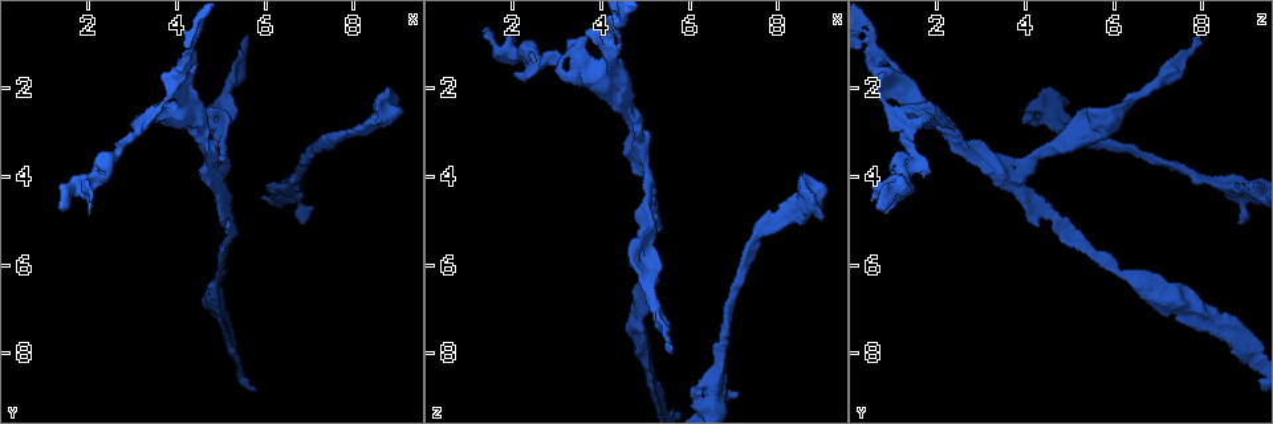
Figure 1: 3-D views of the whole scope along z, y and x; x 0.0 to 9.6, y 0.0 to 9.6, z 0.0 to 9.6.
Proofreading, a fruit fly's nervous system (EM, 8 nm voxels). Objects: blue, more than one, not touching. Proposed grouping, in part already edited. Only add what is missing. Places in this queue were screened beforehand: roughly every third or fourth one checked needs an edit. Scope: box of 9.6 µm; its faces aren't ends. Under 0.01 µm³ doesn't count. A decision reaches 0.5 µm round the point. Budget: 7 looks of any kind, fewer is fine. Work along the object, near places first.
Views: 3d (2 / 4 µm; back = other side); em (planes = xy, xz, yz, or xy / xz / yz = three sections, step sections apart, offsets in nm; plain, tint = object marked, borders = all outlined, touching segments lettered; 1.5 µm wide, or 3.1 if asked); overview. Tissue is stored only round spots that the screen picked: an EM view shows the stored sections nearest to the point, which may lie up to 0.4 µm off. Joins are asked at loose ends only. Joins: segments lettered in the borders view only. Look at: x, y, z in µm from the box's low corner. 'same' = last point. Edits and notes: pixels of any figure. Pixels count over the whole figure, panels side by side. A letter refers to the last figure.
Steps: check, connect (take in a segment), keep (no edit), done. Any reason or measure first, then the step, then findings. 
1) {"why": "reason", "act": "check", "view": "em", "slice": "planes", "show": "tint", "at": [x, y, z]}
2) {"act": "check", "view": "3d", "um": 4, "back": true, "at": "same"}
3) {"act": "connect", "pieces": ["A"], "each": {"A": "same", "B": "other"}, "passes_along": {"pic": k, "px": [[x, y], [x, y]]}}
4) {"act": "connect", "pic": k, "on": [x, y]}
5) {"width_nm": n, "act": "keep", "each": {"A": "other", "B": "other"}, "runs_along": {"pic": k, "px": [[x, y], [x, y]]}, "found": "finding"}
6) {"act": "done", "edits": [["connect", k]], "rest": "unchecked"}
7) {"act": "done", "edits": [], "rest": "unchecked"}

{"why": "an open end", "act": "check", "view": "em", "slice": "yz", "step": 8, "show": "borders", "at": [4.45, 1.15, 0.75]}

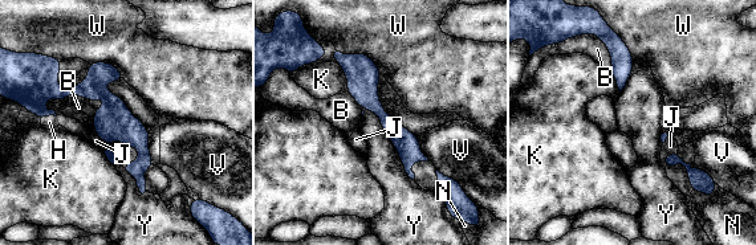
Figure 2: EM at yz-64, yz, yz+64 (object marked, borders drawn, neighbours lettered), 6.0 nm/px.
{"act": "check", "view": "em", "slice": "planes", "show": "borders", "at": "same"}

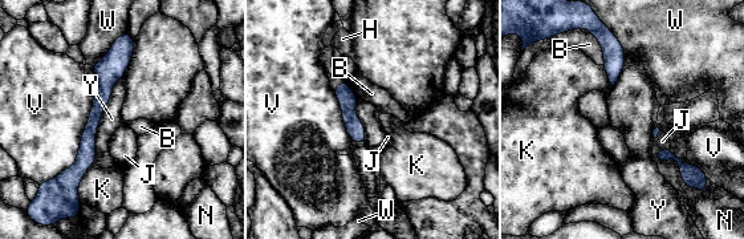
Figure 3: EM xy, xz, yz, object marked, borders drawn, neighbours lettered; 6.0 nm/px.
{"act": "keep", "each": {"B": "other", "H": "other", "J": "other", "K": "other", "N": "other", "V": "other", "W": "other", "Y": "other"}, "runs_along": {"pic": 3, "px": [[127, 47], [108, 71], [74, 181]]}, "found": "no lettered segment goes on from it"}

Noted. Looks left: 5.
{"why": "free end", "act": "check", "view": "em", "slice": "planes", "show": "borders", "at": [9.05, 2.25, 4.90]}

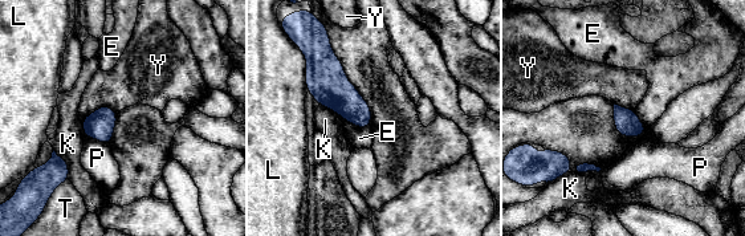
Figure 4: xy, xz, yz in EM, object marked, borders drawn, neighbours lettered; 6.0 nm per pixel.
{"act": "keep", "each": {"E": "other", "K": "other", "L": "other", "P": "other", "T": "other", "Y": "other"}, "border": {"pic": 4, "px": [[115, 110], [98, 106], [82, 118]]}, "found": "none of them fits"}

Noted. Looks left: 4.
{"why": "thin end", "act": "check", "view": "3d", "um": 2, "at": [5.20, 7.35, 8.95]}

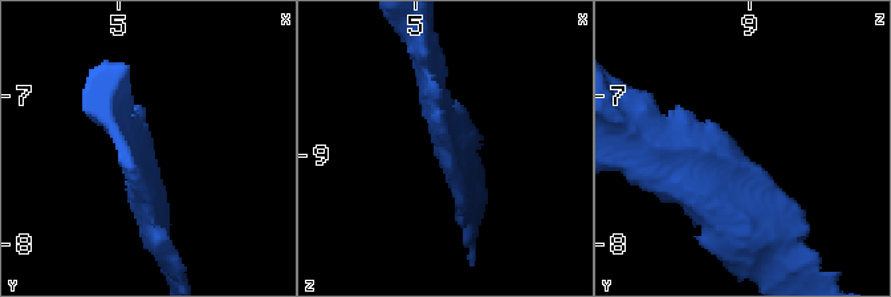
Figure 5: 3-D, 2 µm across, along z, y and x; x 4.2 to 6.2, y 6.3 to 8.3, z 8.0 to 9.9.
{"why": "now the EM", "act": "check", "view": "em", "slice": "xy", "step": 4, "show": "tint", "at": [5.20, 7.36, 8.96]}

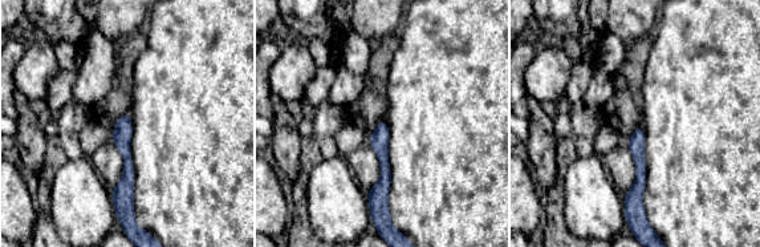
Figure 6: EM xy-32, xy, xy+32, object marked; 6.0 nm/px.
{"act": "check", "view": "em", "slice": "xy", "step": 4, "show": "borders", "at": "same"}

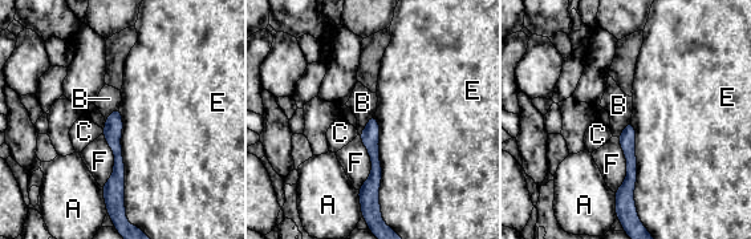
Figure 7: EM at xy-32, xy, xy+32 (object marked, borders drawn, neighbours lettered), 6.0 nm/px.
{"width_nm": 110, "act": "keep", "each": {"A": "other", "B": "other", "C": "other", "E": "other", "F": "other"}, "runs_along": {"pic": 7, "px": [[117, 112], [118, 177], [110, 201]]}, "found": "none of them fits"}

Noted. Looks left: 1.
{"act": "done", "edits": [], "rest": "unchecked"}

